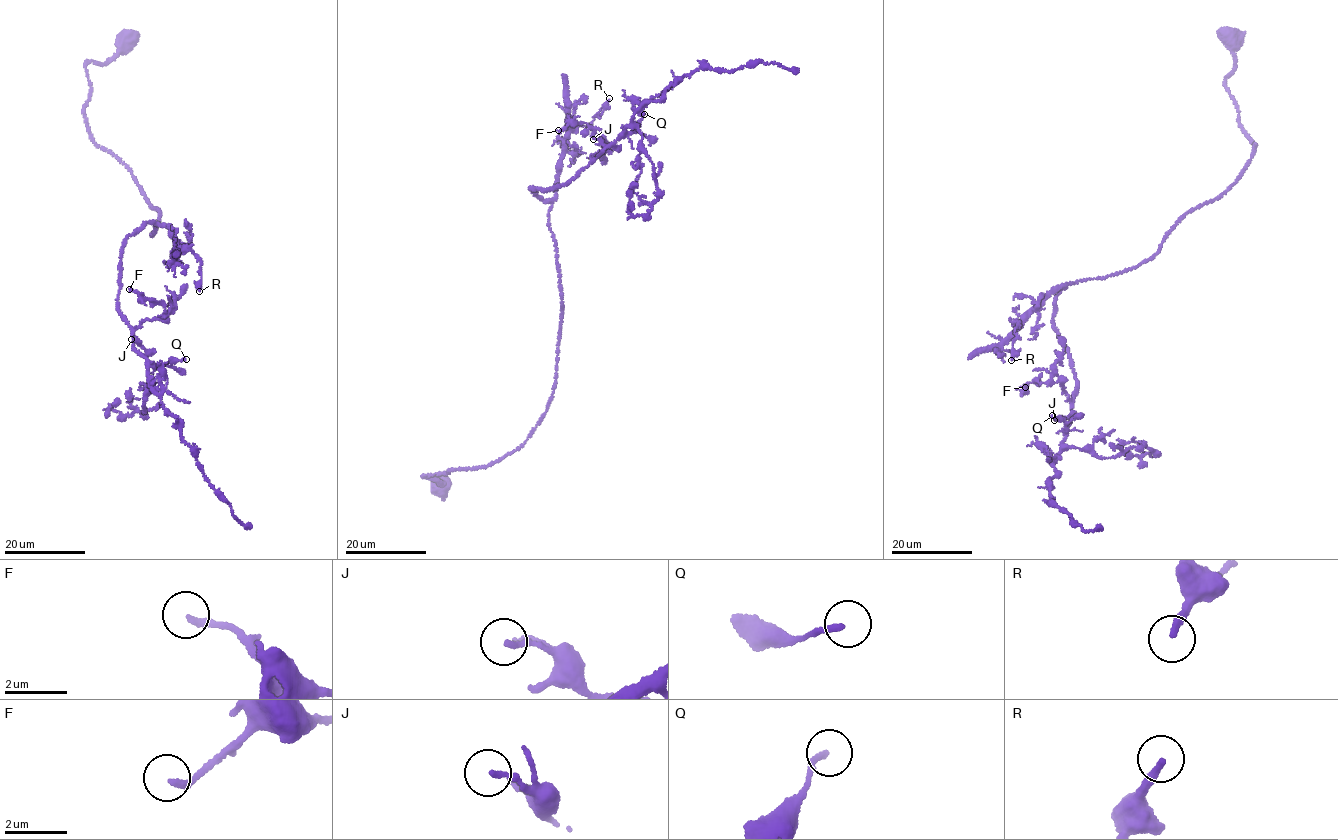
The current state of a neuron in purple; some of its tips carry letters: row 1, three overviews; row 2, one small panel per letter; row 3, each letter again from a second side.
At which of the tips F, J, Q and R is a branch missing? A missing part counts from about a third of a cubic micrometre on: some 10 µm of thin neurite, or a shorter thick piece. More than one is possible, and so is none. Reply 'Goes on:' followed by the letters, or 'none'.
Goes on: F

